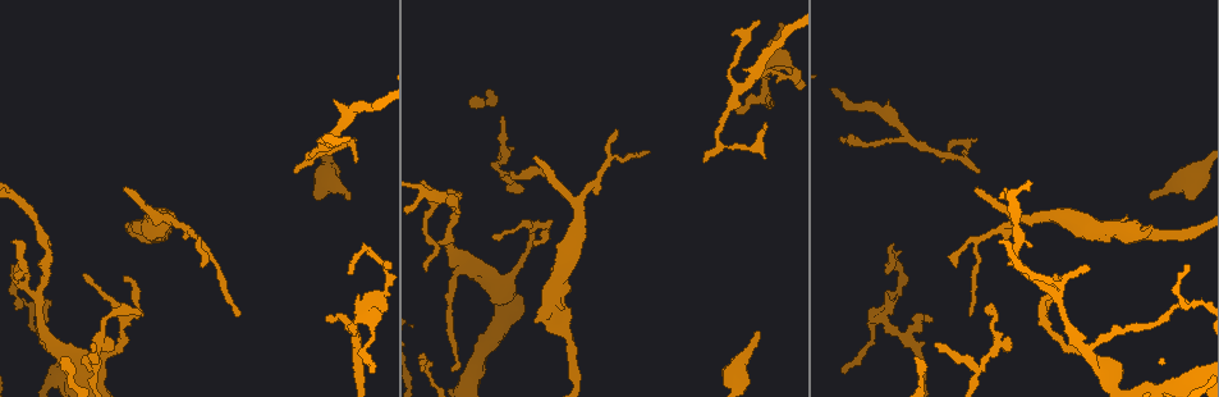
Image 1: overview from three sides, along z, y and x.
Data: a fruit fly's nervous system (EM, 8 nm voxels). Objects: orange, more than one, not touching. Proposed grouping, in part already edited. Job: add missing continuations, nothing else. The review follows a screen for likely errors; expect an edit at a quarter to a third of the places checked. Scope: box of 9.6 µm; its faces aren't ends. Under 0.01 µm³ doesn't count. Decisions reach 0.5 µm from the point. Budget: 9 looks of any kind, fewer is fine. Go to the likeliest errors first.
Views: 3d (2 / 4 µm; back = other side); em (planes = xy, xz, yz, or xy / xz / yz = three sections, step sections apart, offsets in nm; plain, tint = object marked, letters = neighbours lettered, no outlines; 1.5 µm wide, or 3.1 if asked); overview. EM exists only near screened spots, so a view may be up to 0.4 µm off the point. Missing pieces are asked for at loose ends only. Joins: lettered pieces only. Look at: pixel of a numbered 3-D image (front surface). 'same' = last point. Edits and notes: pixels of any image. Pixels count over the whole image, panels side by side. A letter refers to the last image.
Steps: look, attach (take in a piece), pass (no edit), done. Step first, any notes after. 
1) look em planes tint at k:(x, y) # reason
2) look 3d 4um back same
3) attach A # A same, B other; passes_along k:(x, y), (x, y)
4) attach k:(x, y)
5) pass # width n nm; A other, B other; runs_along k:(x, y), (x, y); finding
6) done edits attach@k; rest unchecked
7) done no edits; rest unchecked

look em planes plain at 1:(1151, 197)

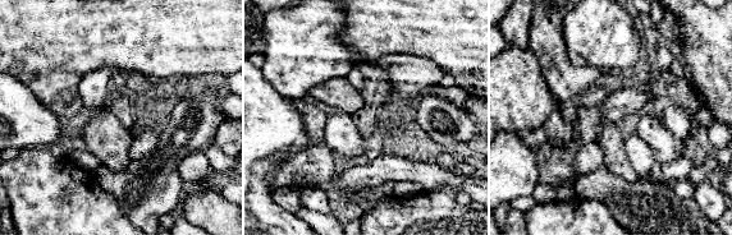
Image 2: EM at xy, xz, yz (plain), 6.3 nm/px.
look em planes tint same

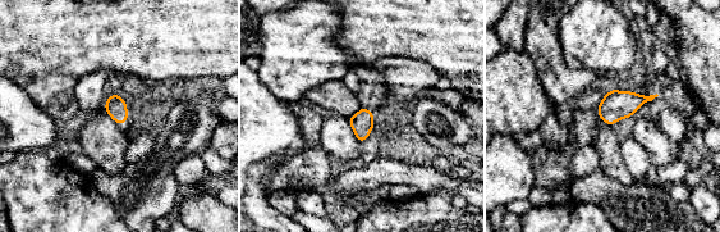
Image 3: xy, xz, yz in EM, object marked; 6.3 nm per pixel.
look em planes letters same

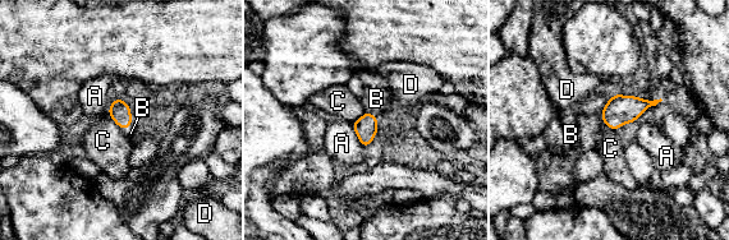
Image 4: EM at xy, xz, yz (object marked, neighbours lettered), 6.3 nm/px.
attach B # A other, B same, C other, D other; passes_along 4:(366, 128), (371, 114), (376, 98); the neuron continues

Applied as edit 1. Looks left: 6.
look 3d 2um at 1:(123, 189) # an open end

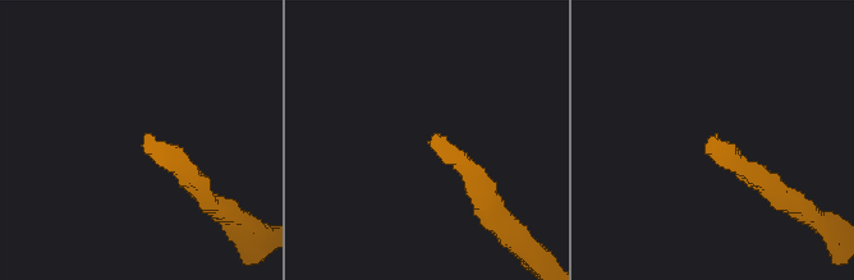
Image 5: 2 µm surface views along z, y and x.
look em xy step 8 letters at 5:(145, 140) # shape alone is not enough

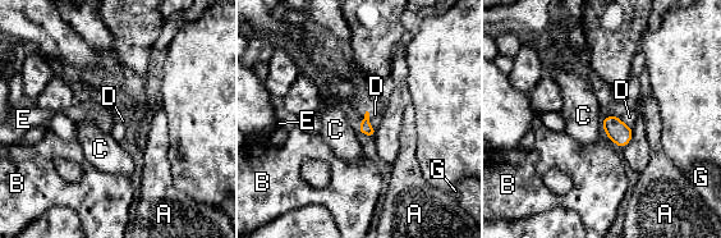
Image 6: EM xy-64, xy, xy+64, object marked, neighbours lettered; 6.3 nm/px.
attach E # longest_contact E 140 nm; A other, B other, C other, D other, E same, G other; the neuron continues

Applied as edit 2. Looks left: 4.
look 3d 4um at 1:(926, 317) # thin end

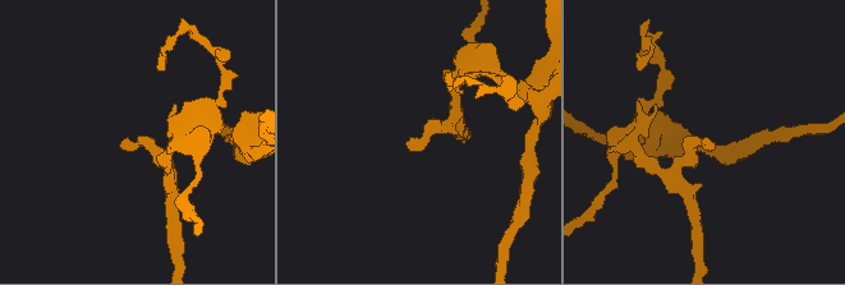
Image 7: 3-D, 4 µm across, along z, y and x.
look em xz step 8 tint at 7:(705, 143) # shape alone is not enough

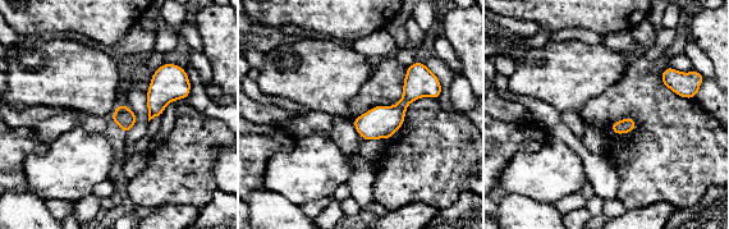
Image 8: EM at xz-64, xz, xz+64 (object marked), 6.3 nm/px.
look em planes letters same # another direction

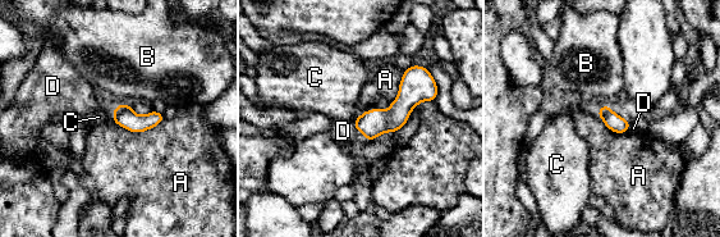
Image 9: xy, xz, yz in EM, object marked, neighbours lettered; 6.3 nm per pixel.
pass # longest_contact A 340 nm; A other, B other, C other, D other; border 9:(111, 117), (134, 132), (164, 119); none of them fits

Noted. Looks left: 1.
done edits attach@4, attach@6; rest unchecked

